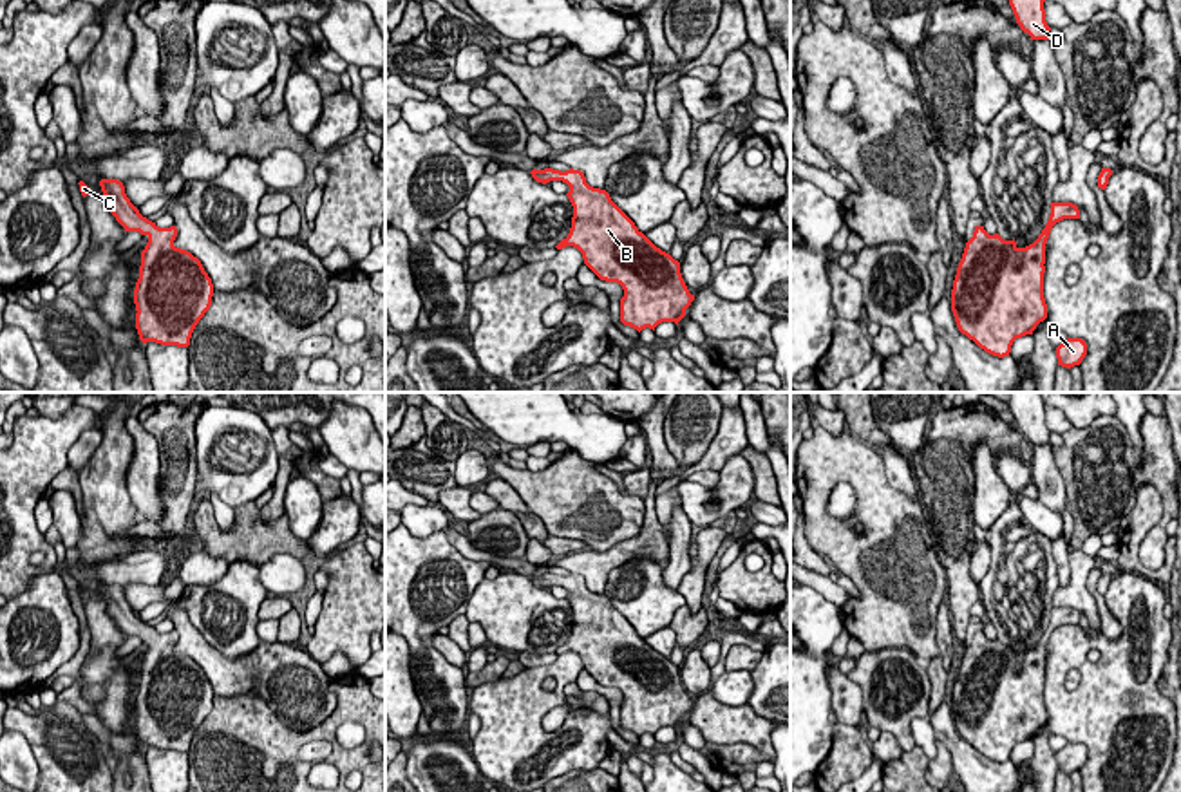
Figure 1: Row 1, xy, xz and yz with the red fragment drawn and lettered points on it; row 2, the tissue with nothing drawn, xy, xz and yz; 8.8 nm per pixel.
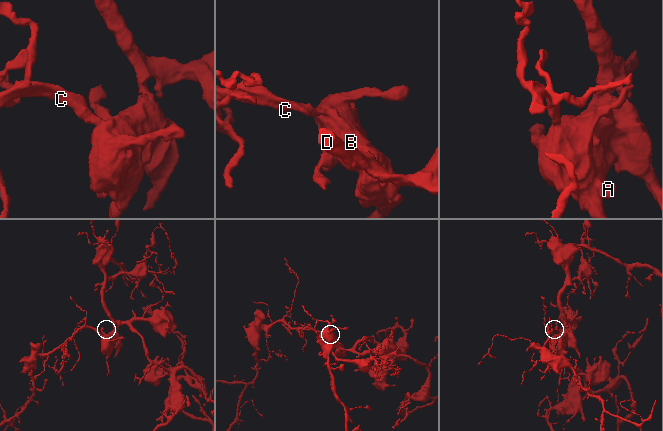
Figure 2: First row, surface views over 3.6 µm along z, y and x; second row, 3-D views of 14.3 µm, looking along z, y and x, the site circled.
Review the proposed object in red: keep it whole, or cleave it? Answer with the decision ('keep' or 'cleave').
keep

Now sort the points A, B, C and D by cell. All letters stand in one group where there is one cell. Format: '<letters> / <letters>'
A B C D

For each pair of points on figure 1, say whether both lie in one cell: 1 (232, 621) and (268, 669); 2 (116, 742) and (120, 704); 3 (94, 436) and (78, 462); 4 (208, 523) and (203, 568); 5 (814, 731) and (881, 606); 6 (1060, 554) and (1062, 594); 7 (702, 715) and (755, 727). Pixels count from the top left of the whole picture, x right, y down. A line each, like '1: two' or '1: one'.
1: two
2: two
3: one
4: two
5: two
6: two
7: one

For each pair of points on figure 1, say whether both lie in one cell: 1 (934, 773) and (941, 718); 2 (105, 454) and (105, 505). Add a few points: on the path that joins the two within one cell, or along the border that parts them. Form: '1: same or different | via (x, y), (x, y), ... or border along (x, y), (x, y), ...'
1: different | border along (937, 738), (950, 753), (954, 771)
2: same | via (105, 467), (105, 492)

